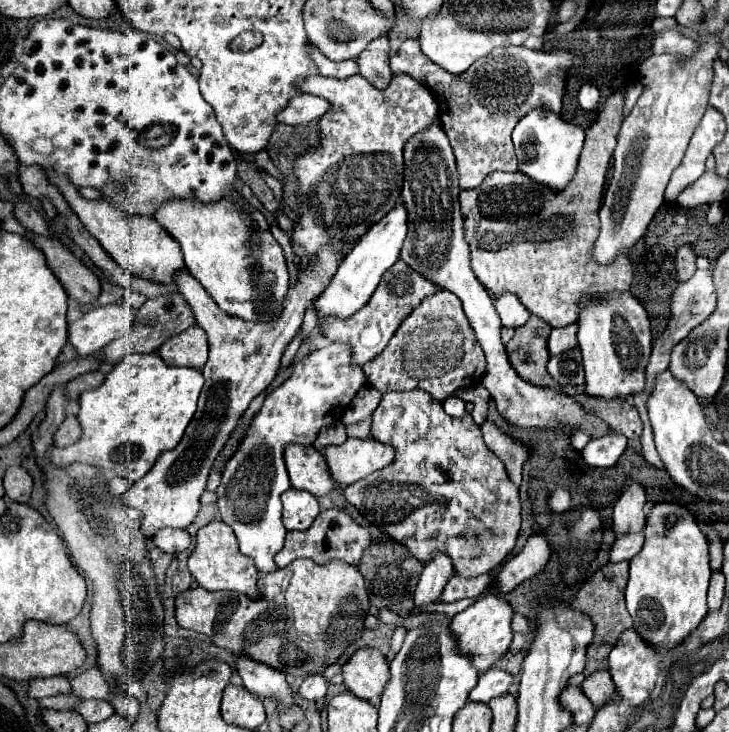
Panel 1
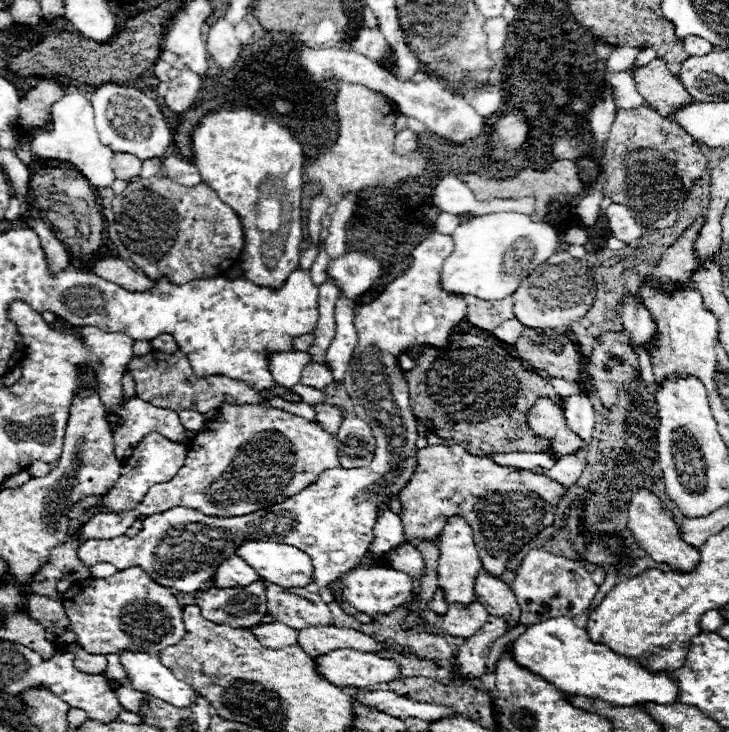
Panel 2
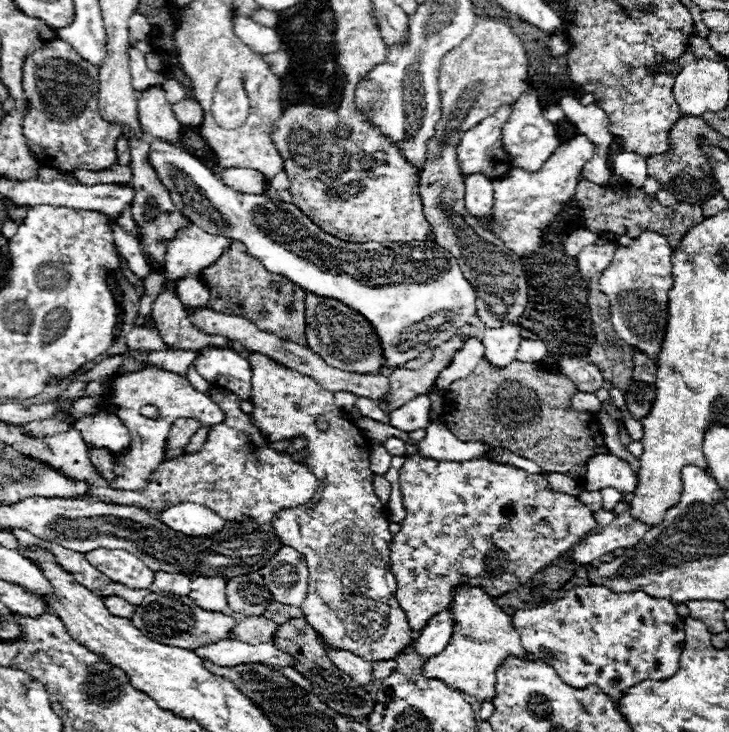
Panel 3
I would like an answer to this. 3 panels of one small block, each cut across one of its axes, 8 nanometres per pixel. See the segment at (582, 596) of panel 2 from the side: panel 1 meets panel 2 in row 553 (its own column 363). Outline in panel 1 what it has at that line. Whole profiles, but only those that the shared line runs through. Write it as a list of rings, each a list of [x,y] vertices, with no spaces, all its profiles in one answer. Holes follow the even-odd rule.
[[[330,508],[322,510],[320,514],[330,514],[330,522],[326,518],[316,518],[316,522],[306,532],[288,532],[284,548],[276,554],[274,562],[278,568],[288,566],[296,558],[310,558],[316,564],[326,564],[328,560],[346,560],[350,564],[358,564],[364,548],[370,544],[370,532],[362,526],[358,526],[344,510]]]

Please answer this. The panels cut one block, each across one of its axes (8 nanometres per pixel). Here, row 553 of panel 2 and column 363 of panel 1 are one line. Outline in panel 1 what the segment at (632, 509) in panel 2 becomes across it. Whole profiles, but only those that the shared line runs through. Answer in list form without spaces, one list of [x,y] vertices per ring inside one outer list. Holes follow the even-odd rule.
[[[358,648],[340,668],[346,690],[354,696],[378,704],[388,682],[388,660],[378,648]]]

